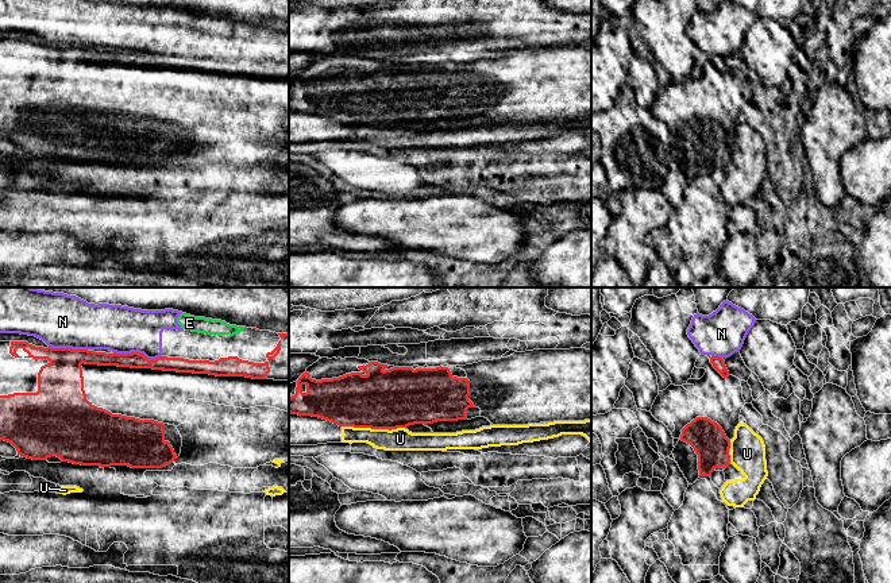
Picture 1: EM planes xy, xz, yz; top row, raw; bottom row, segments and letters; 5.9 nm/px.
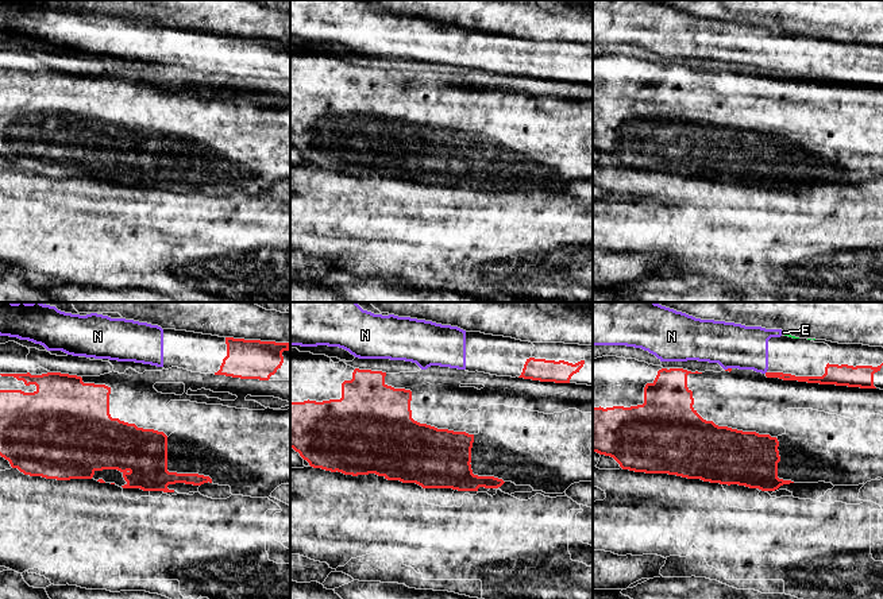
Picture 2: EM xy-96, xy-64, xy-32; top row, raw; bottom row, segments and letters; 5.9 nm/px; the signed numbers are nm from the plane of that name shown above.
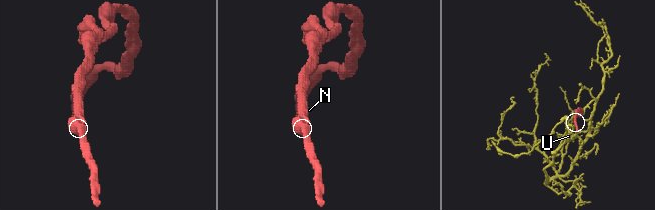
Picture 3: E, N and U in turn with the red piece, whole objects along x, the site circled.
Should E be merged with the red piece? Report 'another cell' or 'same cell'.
another cell

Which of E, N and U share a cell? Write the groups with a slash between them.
E N / U

